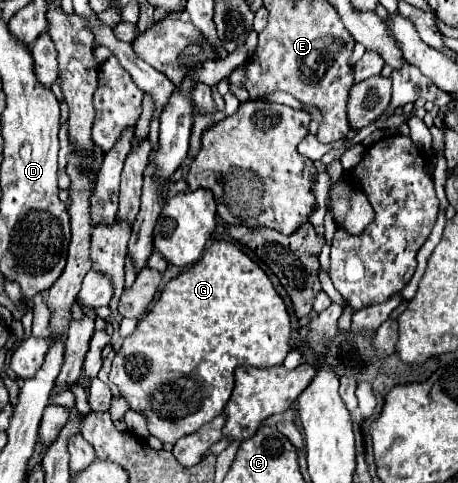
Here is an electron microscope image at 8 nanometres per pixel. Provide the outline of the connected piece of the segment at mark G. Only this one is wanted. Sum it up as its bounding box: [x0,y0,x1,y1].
[109,240,291,444]

